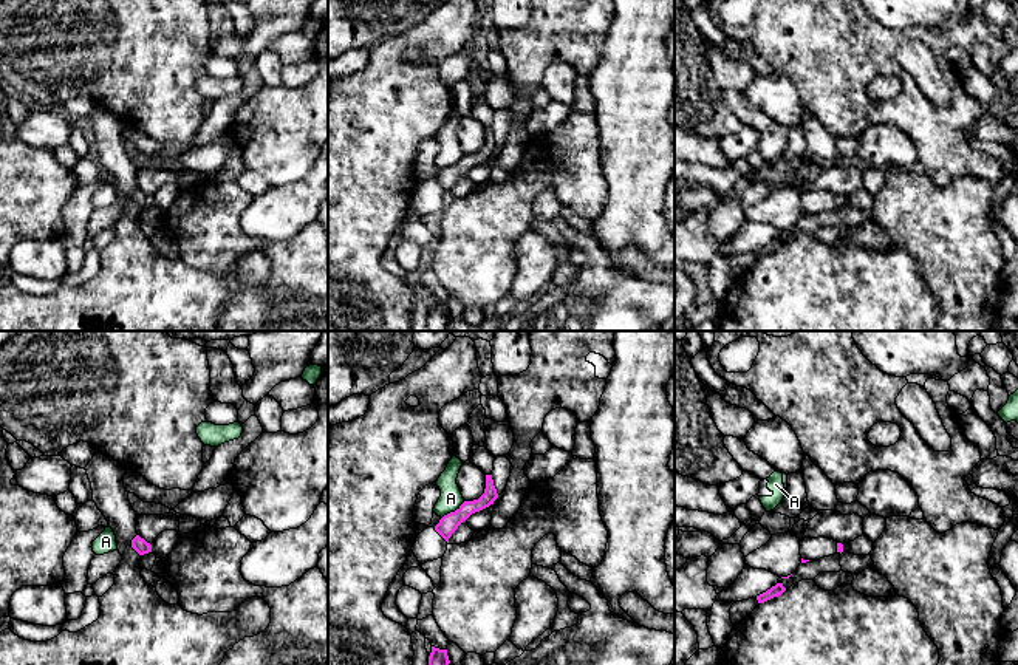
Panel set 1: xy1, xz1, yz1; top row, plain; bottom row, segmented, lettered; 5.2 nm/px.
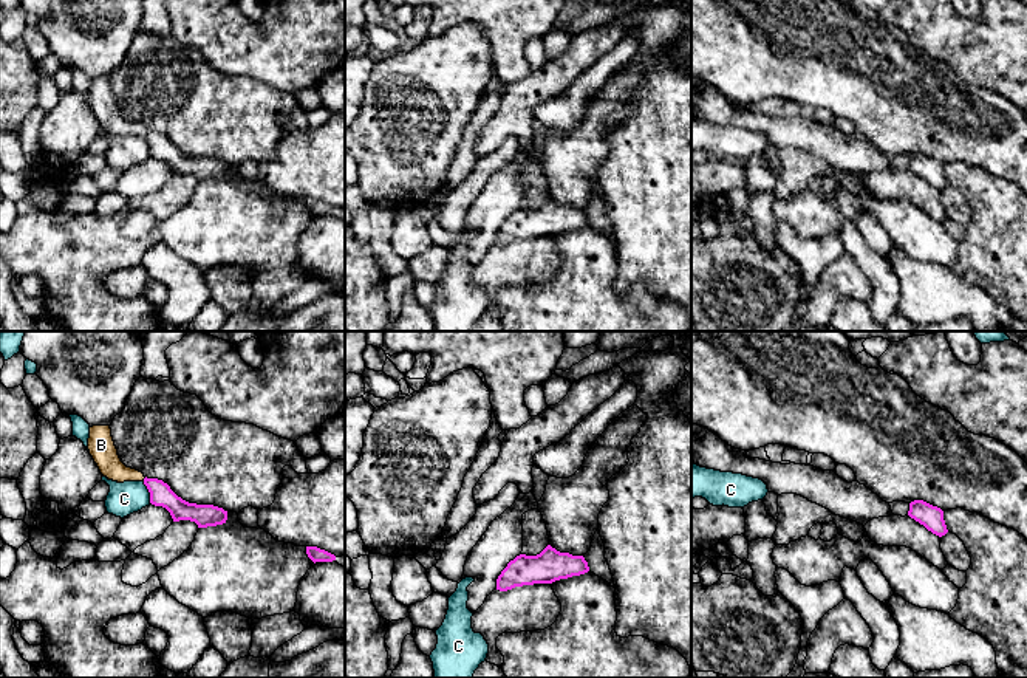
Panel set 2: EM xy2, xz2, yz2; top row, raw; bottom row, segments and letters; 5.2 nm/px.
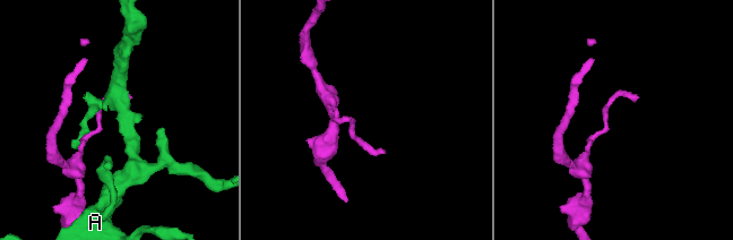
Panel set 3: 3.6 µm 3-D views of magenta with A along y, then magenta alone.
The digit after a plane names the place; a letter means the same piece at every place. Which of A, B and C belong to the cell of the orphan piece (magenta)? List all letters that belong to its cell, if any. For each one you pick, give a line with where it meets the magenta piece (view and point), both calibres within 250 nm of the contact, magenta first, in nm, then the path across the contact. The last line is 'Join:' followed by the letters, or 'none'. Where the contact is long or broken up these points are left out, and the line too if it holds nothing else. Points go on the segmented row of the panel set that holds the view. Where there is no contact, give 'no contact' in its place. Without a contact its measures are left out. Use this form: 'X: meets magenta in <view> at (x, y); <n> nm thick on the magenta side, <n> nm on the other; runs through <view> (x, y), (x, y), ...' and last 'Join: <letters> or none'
B: meets magenta in xy2 at (144, 479); 120 nm thick on the magenta side, 140 nm on the other; runs through xy2 (161, 494), (144, 479), (124, 474), (104, 452)
Join: B

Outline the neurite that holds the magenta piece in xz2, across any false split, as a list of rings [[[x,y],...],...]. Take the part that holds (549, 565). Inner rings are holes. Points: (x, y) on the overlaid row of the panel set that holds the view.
[[[548,545],[537,556],[520,554],[510,560],[496,579],[496,590],[507,591],[523,585],[552,584],[588,571],[589,567],[583,556],[560,553]]]

